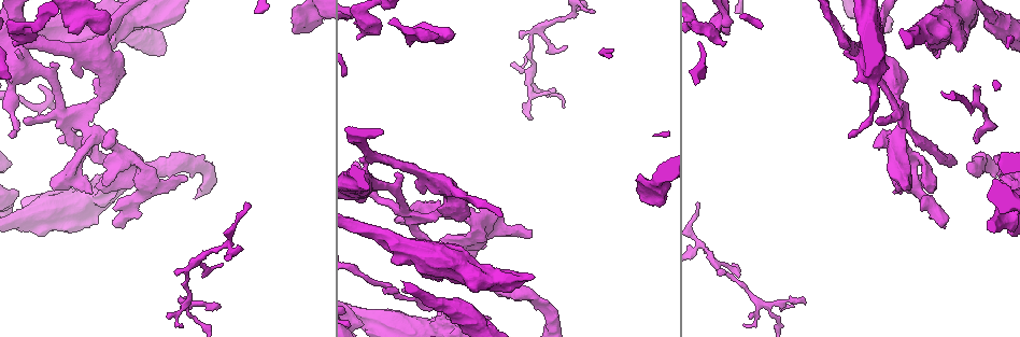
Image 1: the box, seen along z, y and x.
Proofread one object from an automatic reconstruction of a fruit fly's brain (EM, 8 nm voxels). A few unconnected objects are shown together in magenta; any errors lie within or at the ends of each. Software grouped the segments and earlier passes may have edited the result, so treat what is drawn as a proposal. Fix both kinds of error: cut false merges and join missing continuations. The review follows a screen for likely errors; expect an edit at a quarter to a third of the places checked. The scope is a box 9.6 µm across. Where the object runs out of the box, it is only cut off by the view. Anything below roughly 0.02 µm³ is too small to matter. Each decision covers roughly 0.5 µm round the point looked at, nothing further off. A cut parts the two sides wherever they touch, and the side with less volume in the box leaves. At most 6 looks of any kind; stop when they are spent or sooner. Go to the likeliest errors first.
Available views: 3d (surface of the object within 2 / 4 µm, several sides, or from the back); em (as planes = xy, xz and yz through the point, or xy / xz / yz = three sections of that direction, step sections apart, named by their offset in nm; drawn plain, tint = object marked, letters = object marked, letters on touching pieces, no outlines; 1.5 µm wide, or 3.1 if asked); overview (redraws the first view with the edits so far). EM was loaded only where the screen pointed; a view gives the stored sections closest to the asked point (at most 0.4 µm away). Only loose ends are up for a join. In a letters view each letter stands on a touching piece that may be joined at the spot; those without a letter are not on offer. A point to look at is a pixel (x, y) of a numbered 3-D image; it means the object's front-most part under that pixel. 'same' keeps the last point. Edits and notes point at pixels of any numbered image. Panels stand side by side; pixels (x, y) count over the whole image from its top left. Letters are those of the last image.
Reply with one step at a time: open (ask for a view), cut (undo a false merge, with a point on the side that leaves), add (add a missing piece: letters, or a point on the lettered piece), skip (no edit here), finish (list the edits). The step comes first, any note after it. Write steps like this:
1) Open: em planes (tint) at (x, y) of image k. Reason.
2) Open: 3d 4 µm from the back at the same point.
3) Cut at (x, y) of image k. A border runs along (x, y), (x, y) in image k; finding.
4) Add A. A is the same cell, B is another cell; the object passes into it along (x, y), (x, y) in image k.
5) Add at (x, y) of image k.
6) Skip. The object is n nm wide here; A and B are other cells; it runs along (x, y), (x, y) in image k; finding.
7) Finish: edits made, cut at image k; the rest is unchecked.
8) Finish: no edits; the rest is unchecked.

Open: 3d 2 µm at (806, 302) of image 1. An open end.

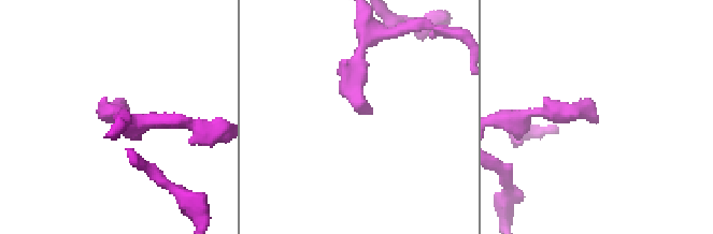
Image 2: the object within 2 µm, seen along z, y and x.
Open: em planes (letters) at (371, 114) of image 2. Shape alone is not enough.

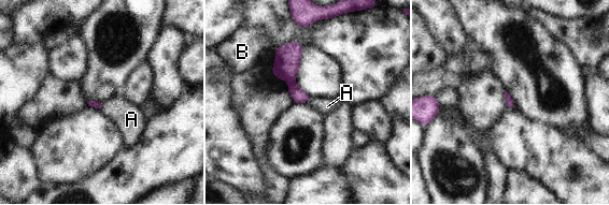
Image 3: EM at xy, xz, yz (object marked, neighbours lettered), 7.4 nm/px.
Add A. A is the same cell, B is another cell; the object passes into it along (289, 73), (309, 100), (327, 106) in image 3; the neuron continues.

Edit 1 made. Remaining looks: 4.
Open: overview.

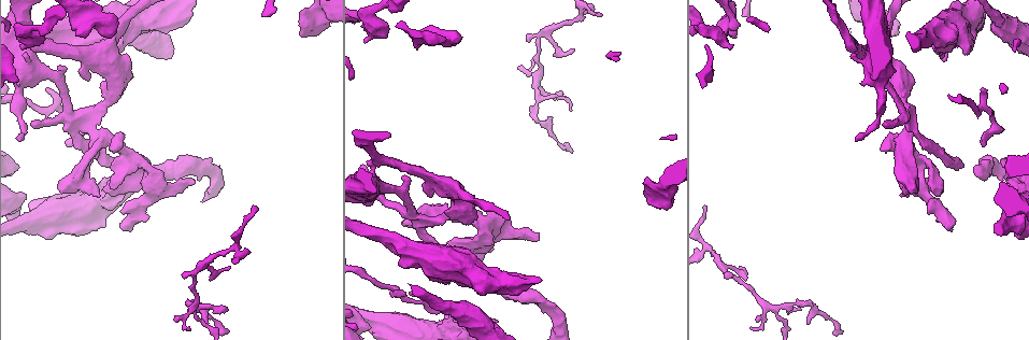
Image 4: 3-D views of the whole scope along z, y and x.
Open: 3d 2 µm at (110, 150) of image 4. Branch stops here.

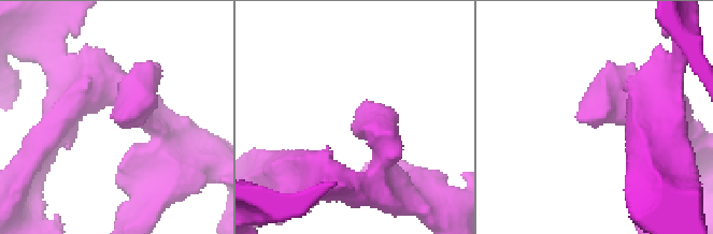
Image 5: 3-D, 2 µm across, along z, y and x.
Open: em xz step 8 (plain) at (116, 119) of image 5.

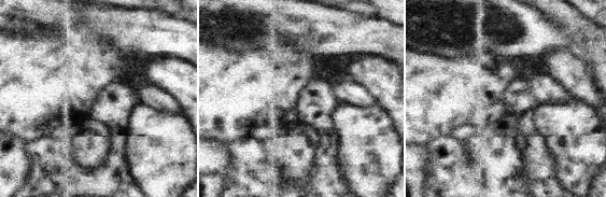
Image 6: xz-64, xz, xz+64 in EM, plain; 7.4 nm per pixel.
Open: em xz step 8 (letters) at the same point. See the neighbours.

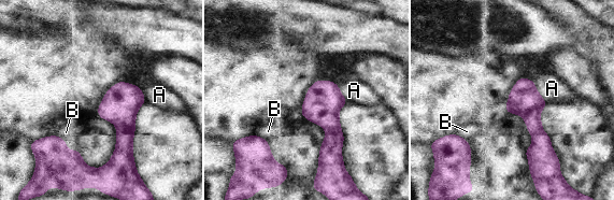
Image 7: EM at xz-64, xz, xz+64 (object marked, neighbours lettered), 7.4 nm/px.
Skip. A and B are other cells; it runs along (522, 81), (537, 131), (536, 158) in image 7; none of them fits.

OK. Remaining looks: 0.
Finish: edits made, add at image 3; the rest is unchecked.

